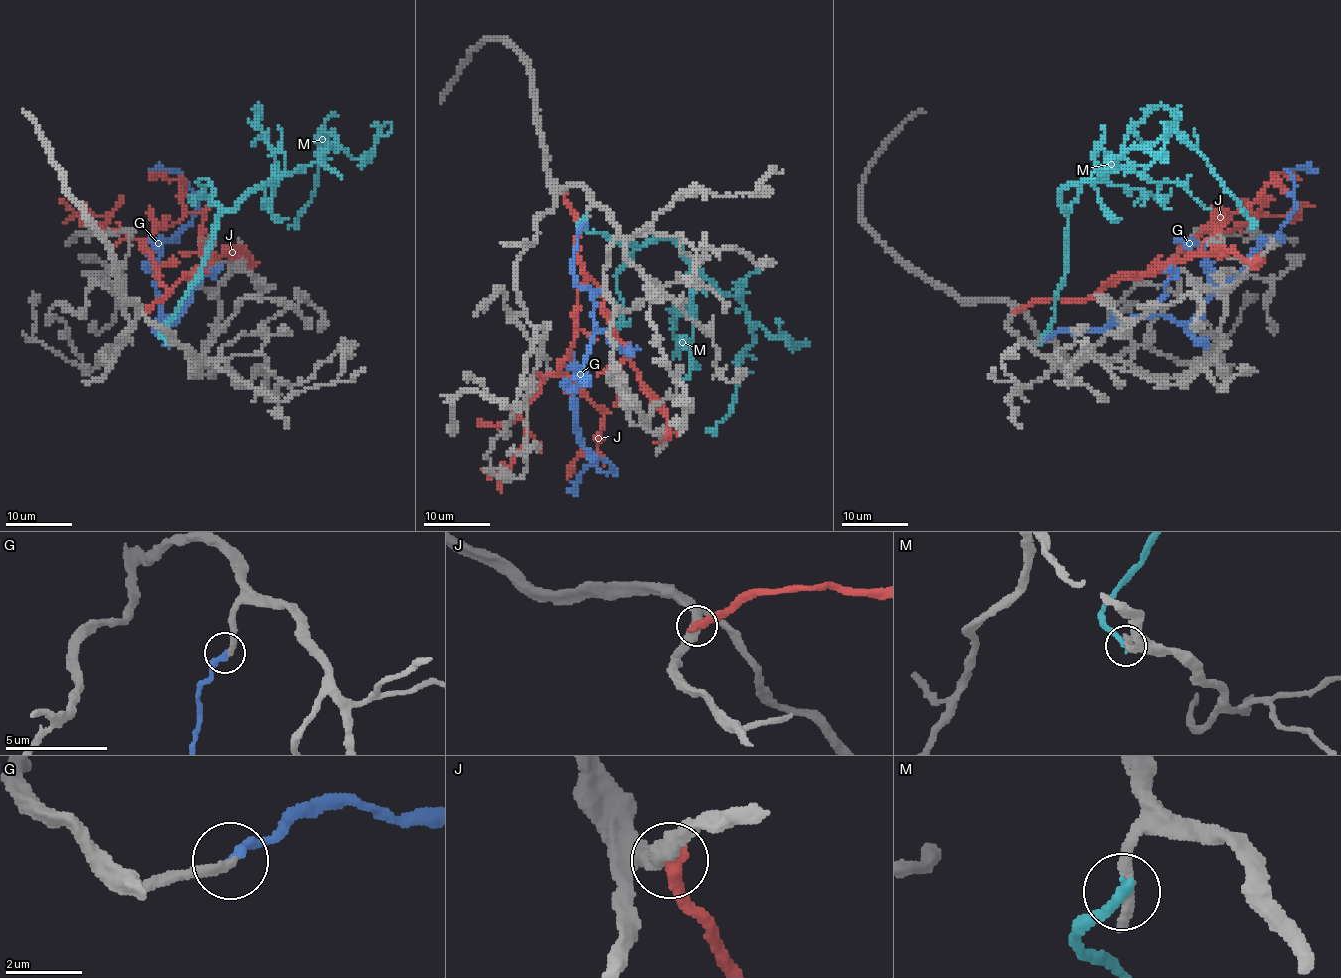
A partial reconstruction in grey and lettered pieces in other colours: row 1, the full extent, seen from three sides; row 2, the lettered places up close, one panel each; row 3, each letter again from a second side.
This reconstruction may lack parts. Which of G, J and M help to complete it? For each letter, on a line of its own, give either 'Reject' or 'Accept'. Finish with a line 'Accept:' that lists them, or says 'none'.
G: Accept
J: Reject
M: Reject
Accept: G

